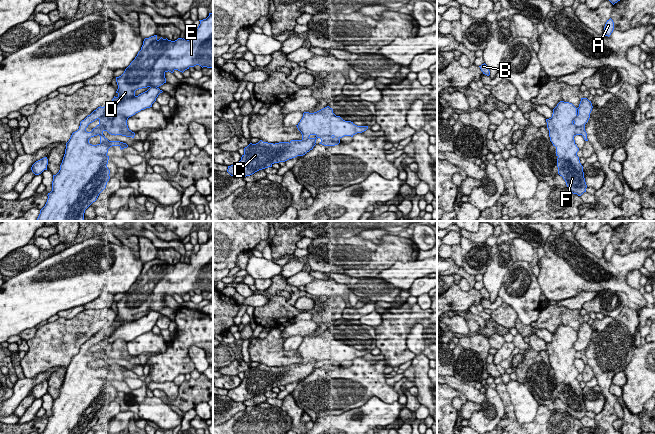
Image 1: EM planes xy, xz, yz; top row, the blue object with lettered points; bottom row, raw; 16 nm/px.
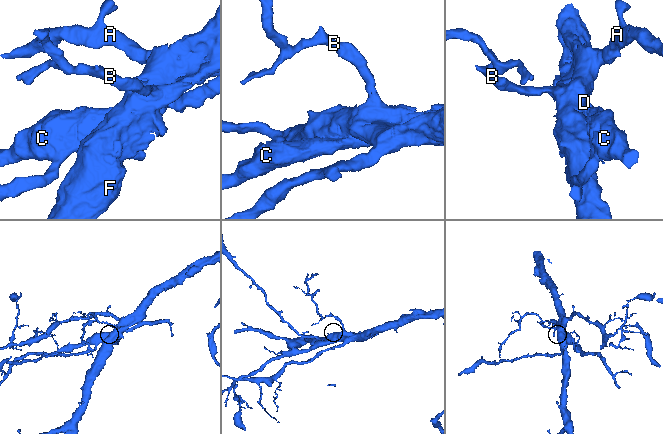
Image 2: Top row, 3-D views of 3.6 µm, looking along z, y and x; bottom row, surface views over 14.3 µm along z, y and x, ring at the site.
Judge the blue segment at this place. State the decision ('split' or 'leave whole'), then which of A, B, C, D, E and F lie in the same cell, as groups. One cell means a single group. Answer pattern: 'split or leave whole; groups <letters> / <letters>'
split; groups A B D E F / C

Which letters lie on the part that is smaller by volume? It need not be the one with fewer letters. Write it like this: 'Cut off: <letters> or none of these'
Cut off: C

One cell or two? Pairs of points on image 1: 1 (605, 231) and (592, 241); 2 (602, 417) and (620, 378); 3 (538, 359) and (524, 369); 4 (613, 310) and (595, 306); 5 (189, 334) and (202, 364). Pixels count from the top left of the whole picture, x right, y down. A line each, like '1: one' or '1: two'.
1: one
2: two
3: one
4: one
5: two

